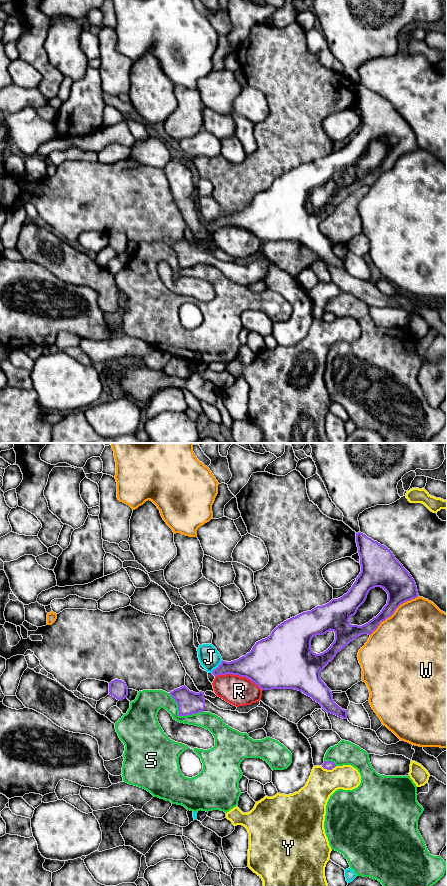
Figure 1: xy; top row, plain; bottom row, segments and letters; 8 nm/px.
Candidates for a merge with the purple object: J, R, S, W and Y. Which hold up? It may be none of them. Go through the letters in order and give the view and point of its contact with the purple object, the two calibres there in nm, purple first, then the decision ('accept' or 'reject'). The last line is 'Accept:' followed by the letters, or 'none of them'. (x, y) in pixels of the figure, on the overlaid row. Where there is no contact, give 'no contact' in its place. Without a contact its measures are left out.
J: xy (218, 666) | 190/170 nm | reject
R: xy (239, 675) | 360/240 nm | reject
S: xy (181, 715) | 190/170 nm | reject
W: xy (393, 613) | 240/500 nm | reject
Y: xy (329, 769) | 80/240 nm | reject
Accept: none of them

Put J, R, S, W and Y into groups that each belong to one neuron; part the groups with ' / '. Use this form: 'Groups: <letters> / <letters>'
Groups: J / R / S / W / Y

